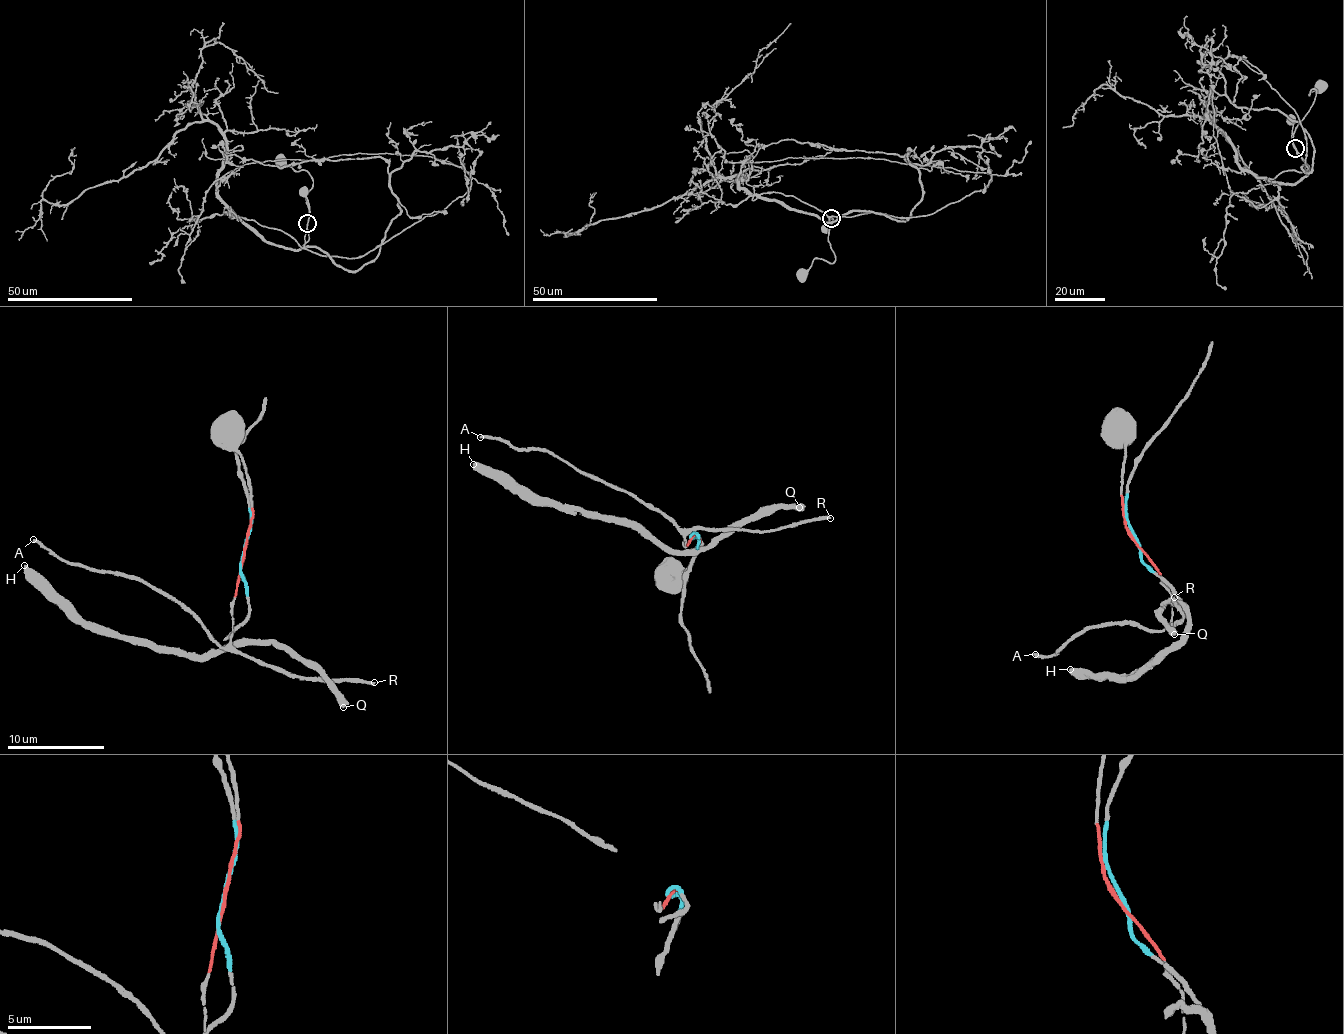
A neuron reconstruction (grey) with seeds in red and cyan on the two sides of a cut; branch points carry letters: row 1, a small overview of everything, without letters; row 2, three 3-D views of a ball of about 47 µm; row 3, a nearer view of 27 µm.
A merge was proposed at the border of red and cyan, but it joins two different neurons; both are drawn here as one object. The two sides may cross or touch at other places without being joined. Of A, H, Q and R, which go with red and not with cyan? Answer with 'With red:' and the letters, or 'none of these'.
With red: A, R

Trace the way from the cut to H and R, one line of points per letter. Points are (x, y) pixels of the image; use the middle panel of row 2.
H: (692, 536), (701, 545), (685, 553), (661, 548), (628, 524), (535, 504), (473, 464)
R: (692, 536), (684, 546), (686, 535), (698, 529), (777, 531), (831, 517)

